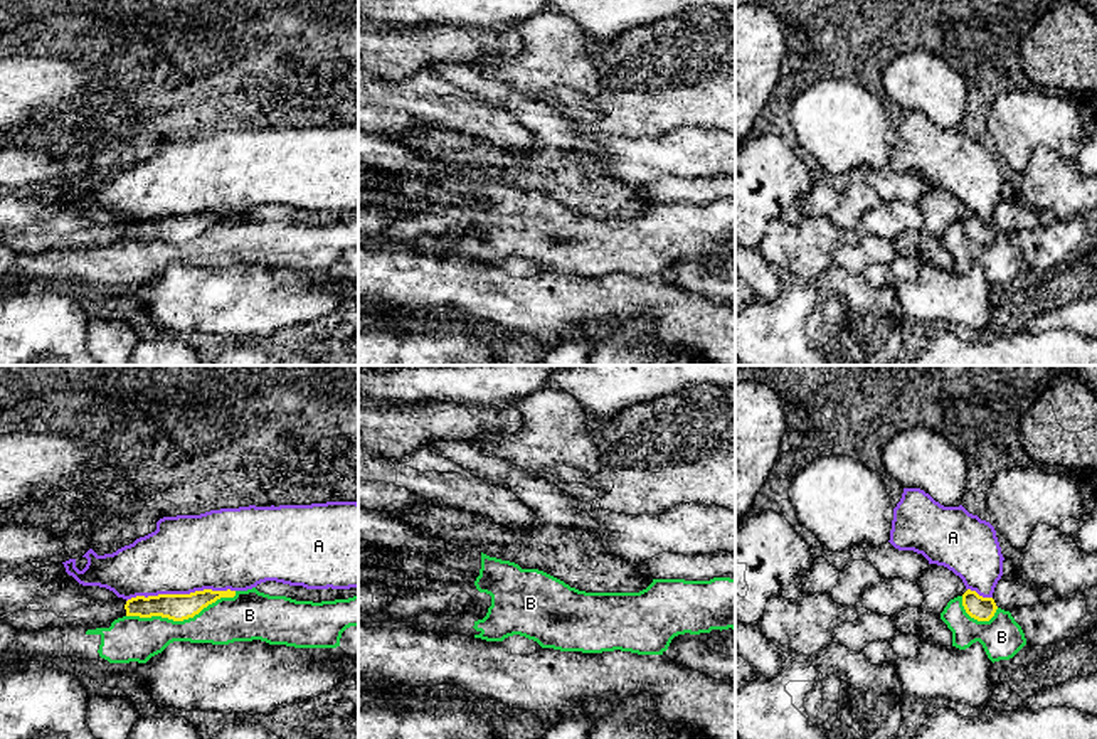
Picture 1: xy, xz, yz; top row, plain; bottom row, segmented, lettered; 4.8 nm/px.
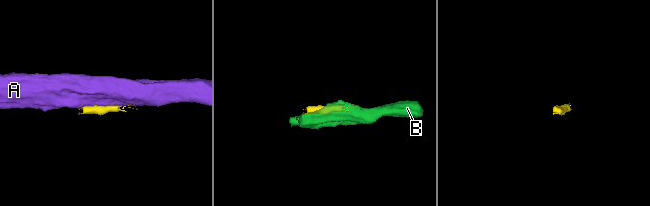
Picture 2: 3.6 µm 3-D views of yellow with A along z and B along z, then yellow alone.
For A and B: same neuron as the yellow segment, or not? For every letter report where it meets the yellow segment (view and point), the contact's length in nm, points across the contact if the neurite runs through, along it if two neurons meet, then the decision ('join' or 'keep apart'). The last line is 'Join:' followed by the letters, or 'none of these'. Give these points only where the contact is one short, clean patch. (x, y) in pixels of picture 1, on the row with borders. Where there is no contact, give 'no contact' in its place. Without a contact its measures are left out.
A: meets yellow in xy at (180, 595); contact 500 nm long; keep apart
B: meets yellow in xy at (182, 620); contact 550 nm long; keep apart
Join: none of these

